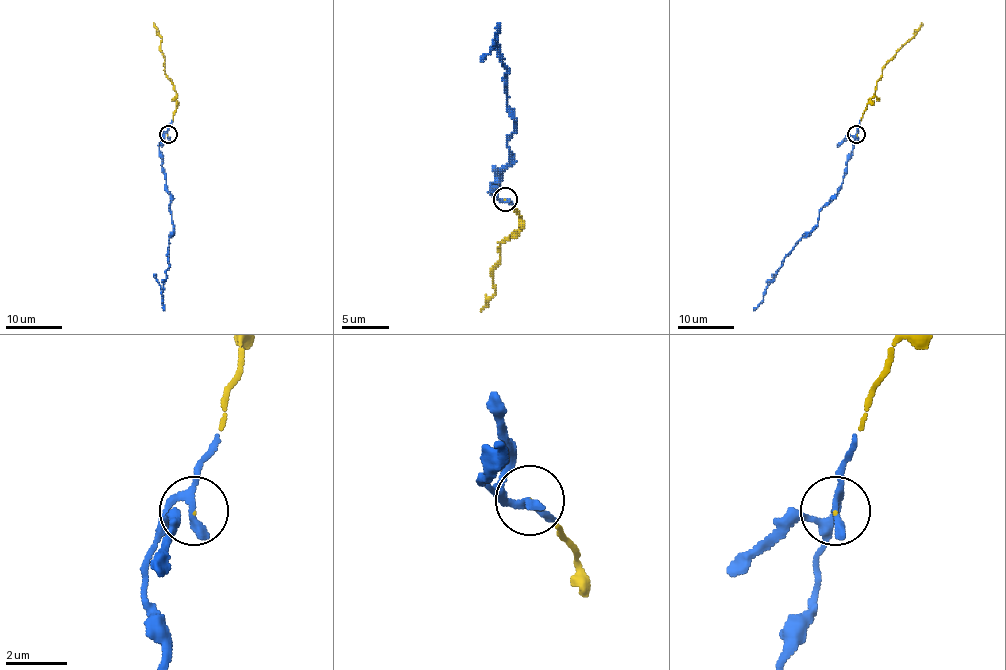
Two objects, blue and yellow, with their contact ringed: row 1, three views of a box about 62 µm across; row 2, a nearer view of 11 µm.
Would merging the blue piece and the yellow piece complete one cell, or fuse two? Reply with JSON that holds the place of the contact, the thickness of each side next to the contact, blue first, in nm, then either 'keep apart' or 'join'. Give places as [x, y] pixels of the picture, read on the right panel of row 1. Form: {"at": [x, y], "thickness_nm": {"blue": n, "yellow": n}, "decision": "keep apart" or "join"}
{"at": [856, 134], "thickness_nm": {"blue": 280, "yellow": 40}, "decision": "join"}

